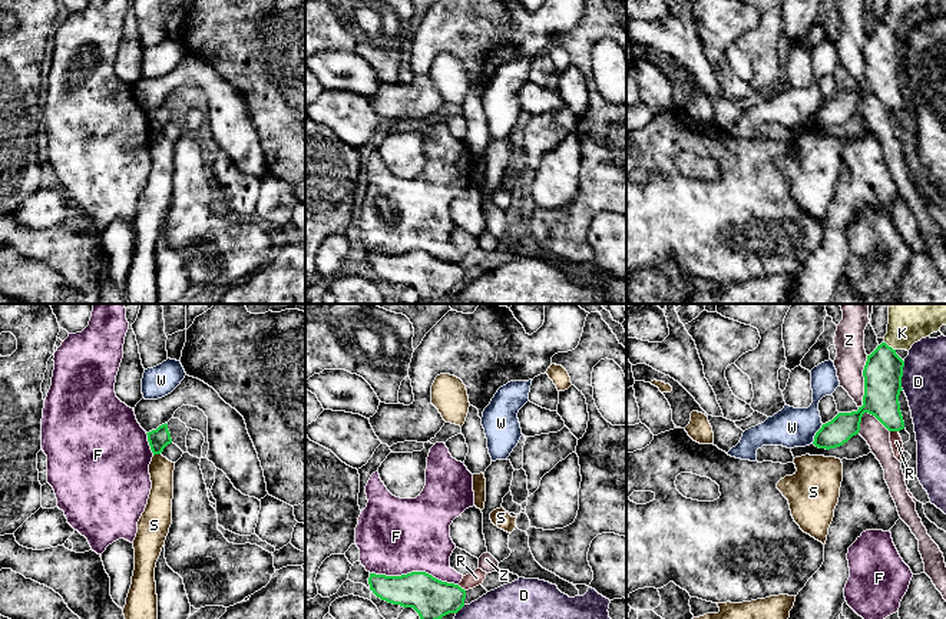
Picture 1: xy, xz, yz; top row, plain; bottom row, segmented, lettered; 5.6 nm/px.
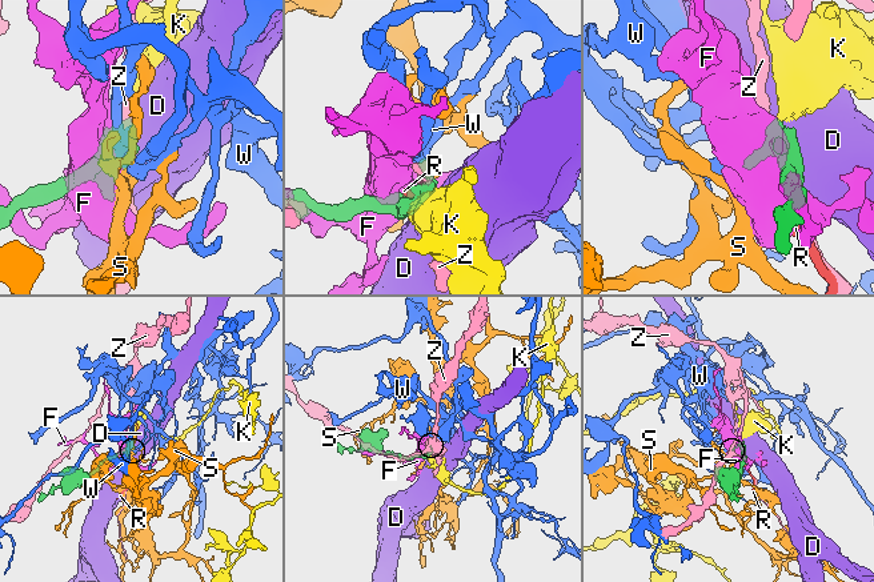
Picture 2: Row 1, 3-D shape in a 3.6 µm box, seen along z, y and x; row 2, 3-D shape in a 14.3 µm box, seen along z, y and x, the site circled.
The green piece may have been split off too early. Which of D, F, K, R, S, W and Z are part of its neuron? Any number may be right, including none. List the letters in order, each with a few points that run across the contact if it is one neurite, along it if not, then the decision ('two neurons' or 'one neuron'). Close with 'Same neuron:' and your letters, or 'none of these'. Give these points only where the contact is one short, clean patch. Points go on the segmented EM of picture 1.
D: two neurons
F: two neurons
K: line yz (883, 370), (885, 353), (890, 347), (903, 331), (915, 310); one neuron
R: two neurons
S: line xy (159, 453), (154, 456); two neurons
W: line yz (823, 424), (811, 443); two neurons
Z: line yz (867, 356), (863, 370), (863, 403), (859, 407); two neurons
Same neuron: K

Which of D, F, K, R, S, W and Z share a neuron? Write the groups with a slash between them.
D / F / K / R / S / W / Z

